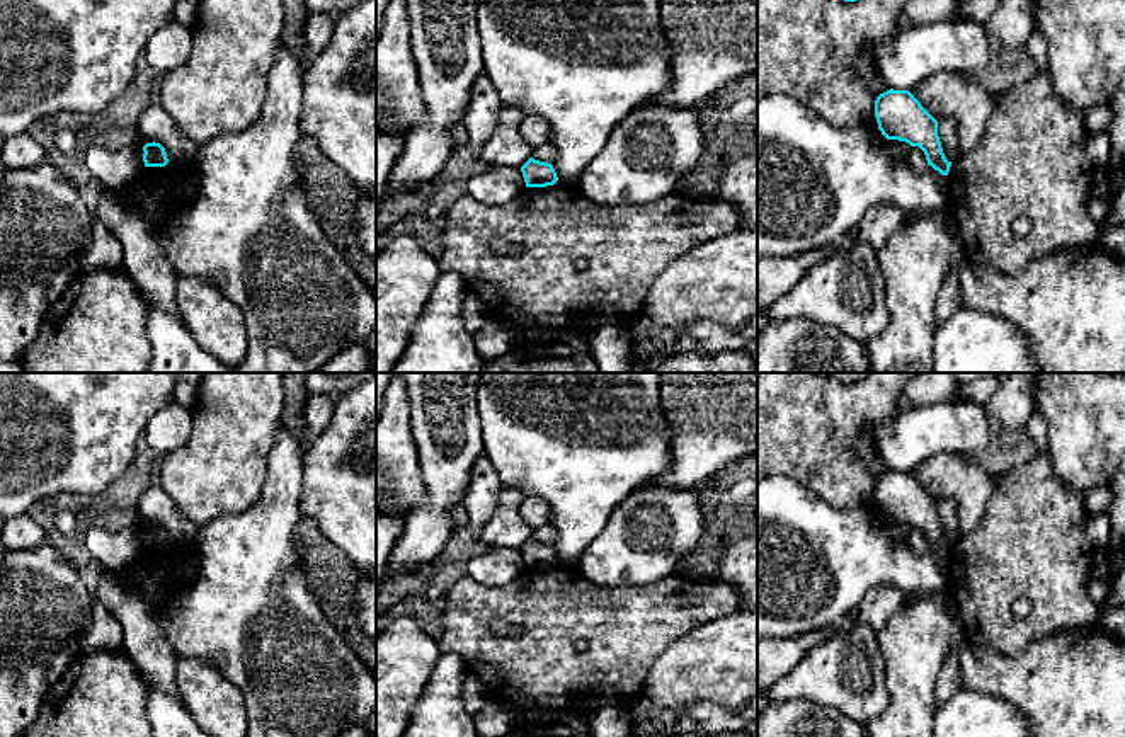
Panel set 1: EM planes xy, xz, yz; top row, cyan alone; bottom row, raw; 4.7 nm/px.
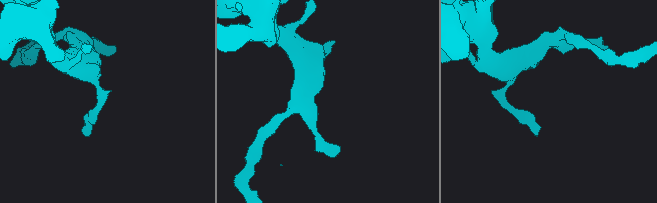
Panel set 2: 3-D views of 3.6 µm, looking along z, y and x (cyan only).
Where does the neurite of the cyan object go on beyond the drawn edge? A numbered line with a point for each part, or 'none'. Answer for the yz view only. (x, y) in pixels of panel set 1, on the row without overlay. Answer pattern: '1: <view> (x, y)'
none

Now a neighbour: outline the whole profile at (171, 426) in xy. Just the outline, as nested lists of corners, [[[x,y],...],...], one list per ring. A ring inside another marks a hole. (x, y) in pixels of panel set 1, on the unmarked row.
[[[172,400],[160,408],[143,431],[141,441],[160,458],[179,449],[191,436],[191,408]]]

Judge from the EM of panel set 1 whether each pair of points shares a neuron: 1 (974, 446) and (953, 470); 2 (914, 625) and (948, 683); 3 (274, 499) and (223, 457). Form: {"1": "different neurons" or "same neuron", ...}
{"1": "different neurons", "2": "different neurons", "3": "different neurons"}

